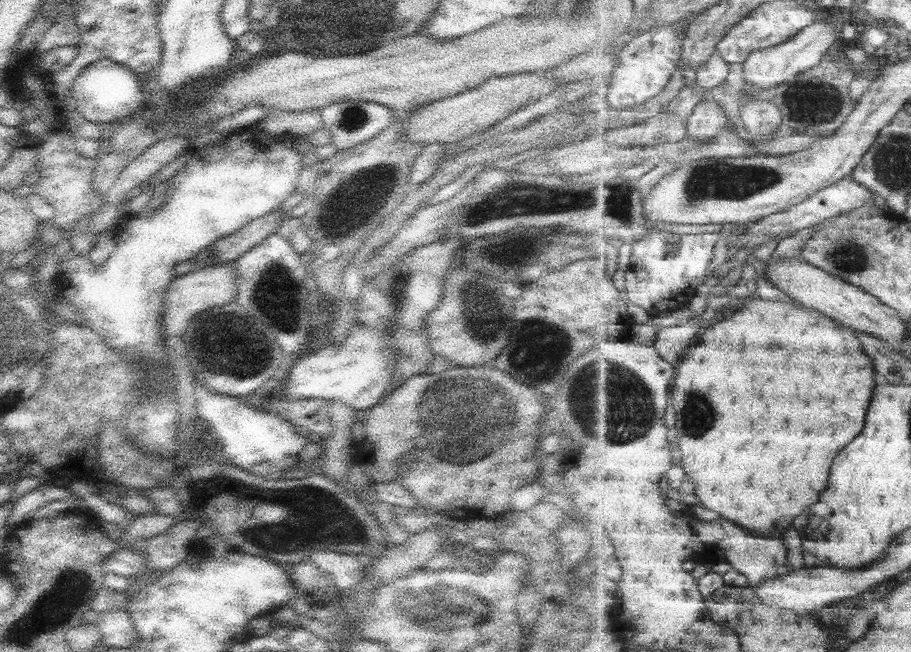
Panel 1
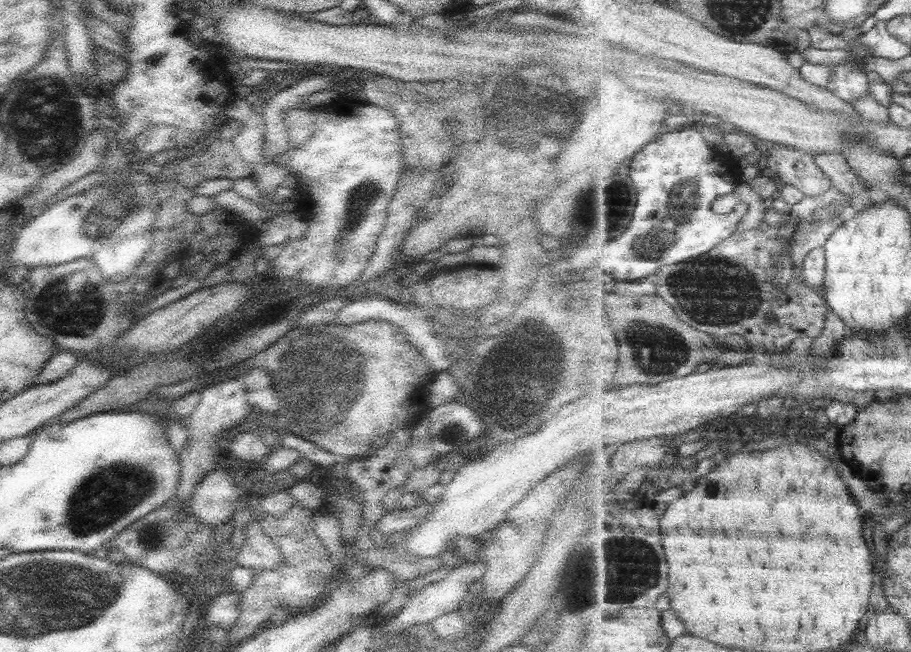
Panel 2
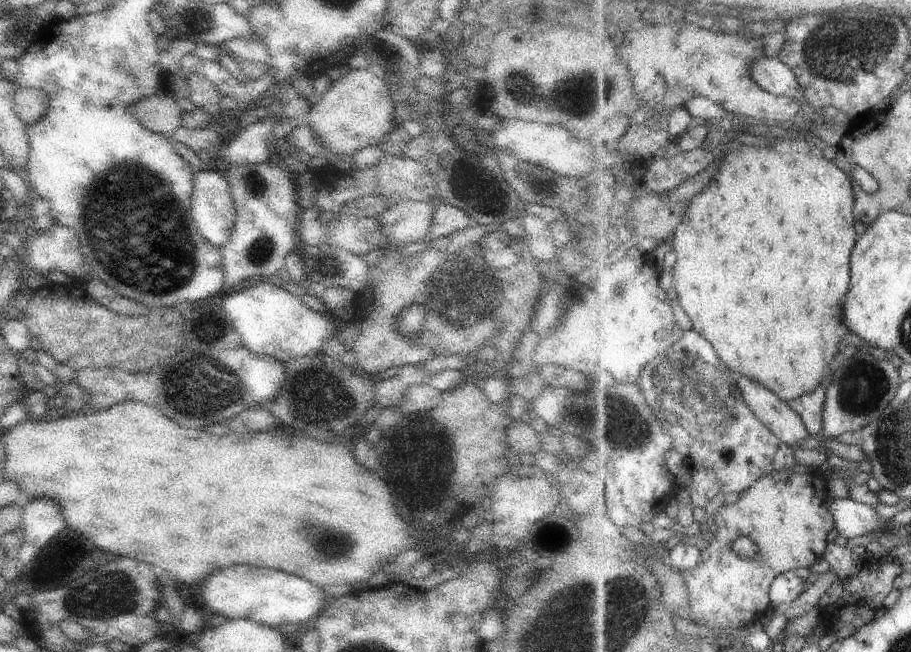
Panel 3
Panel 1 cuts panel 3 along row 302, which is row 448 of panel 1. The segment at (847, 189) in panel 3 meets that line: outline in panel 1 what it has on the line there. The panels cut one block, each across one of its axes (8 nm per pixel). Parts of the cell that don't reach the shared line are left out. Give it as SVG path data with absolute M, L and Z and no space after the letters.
M769 300L745 302L739 310L725 316L721 322L703 330L696 340L699 340L699 344L696 342L690 346L681 360L676 362L676 377L671 386L671 405L676 412L675 426L679 430L676 439L679 459L677 462L685 470L685 478L693 482L695 494L705 508L714 510L721 518L749 529L753 534L783 539L785 531L791 525L799 525L806 517L807 510L820 501L821 493L827 488L835 456L865 428L871 396L875 390L875 368L871 368L873 358L863 352L862 342L859 342L860 338L855 336L852 329L839 326L835 320L827 318L817 310L797 308L795 304Z

